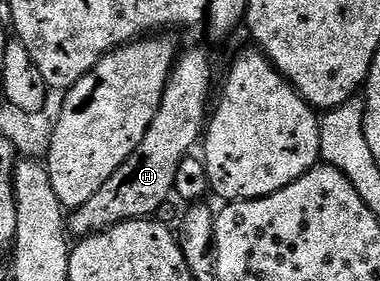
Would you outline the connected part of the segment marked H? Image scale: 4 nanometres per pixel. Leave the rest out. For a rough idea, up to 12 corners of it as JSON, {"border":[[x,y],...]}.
{"border":[[173,63],[143,143],[83,207],[74,238],[160,214],[198,148],[213,65]]}

